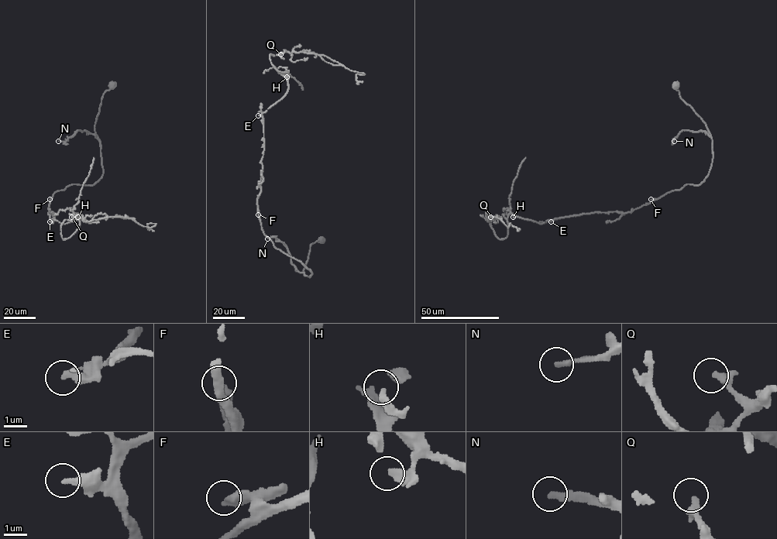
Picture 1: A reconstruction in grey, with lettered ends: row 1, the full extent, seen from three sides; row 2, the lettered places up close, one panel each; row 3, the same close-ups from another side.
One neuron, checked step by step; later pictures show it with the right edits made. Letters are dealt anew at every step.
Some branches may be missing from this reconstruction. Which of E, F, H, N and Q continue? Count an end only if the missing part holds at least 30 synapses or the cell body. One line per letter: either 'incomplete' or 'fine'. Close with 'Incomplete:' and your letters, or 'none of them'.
E: fine
F: fine
H: fine
N: fine
Q: fine
Incomplete: none of them

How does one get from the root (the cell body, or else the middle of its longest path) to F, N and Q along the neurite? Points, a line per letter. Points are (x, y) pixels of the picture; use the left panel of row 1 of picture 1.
F: (111, 85), (103, 95), (94, 126), (101, 147), (101, 176), (92, 185), (68, 185), (57, 190), (49, 199)
N: (111, 85), (101, 100), (94, 126), (96, 135), (77, 130), (65, 141), (58, 141)
Q: (111, 85), (94, 126), (101, 176), (49, 201), (53, 220), (79, 217), (63, 239), (60, 225), (71, 217)

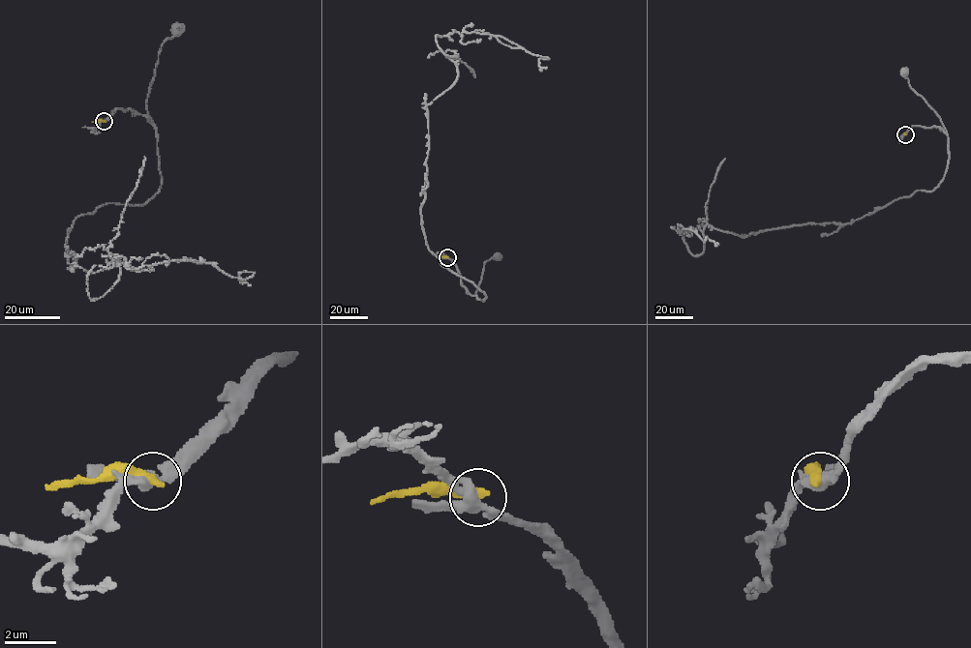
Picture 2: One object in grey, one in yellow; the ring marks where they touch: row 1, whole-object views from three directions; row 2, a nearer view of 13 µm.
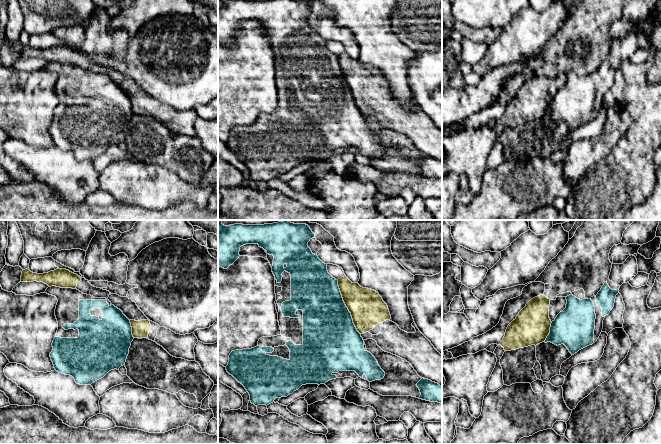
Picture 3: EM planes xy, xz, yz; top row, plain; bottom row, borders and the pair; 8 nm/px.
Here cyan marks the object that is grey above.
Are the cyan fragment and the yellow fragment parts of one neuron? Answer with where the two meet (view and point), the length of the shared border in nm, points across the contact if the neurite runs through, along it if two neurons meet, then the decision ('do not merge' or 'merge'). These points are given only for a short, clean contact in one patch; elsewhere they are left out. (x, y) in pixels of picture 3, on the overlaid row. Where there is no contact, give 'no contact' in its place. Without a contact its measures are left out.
meets cyan in xz at (346, 307); contact 480 nm long; do not merge

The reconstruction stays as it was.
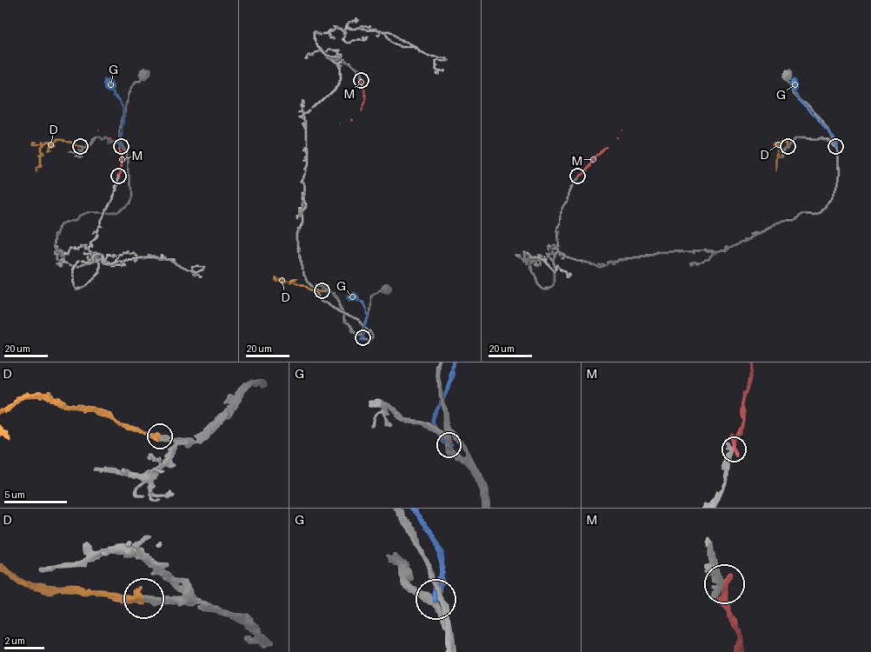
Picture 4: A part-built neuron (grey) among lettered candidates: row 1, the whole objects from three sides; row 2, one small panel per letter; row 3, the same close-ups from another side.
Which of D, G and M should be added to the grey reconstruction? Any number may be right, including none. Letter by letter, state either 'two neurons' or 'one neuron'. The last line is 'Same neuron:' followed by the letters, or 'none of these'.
D: one neuron
G: two neurons
M: two neurons
Same neuron: D

